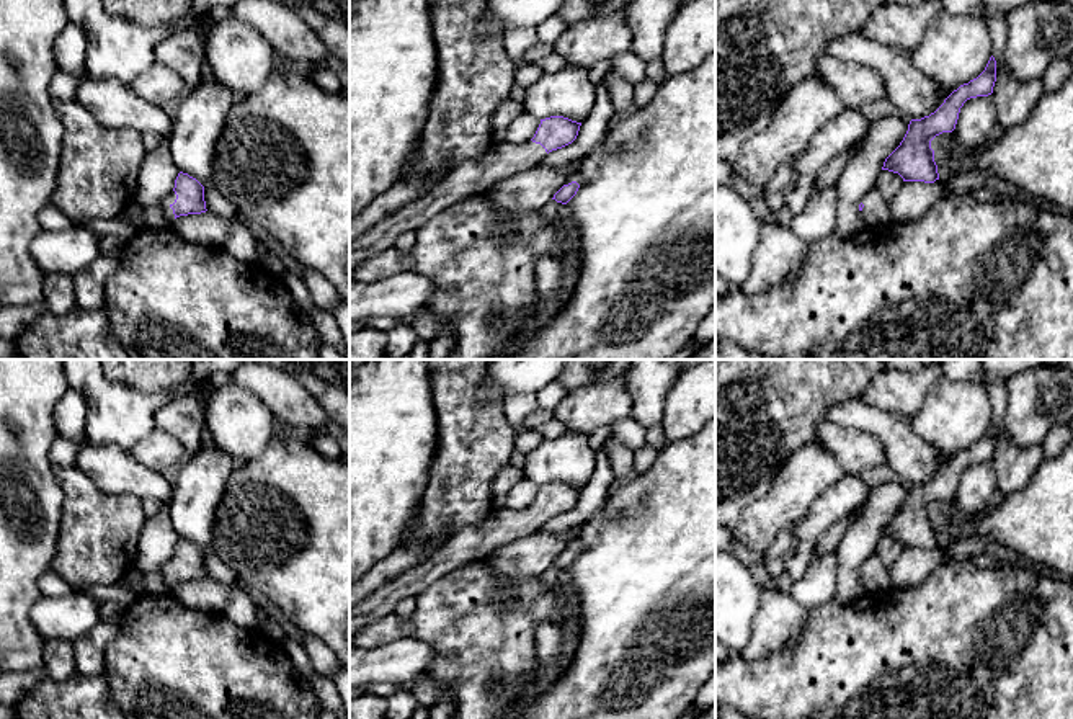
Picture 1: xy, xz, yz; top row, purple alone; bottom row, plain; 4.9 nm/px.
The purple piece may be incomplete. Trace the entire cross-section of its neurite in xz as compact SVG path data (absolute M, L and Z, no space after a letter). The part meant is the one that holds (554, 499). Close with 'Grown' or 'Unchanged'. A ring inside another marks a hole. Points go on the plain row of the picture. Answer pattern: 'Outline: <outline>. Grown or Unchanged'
Outline: M563 482L541 485L534 503L523 510L495 510L483 523L464 526L451 534L425 562L387 582L359 605L350 608L350 647L353 637L366 626L394 616L397 603L403 598L416 598L441 577L482 560L496 547L526 538L542 528L557 515L572 510L581 489Z. Grown

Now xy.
Outline: M180 538L175 554L162 567L160 577L168 588L180 582L206 578L204 552L196 544Z. Grown

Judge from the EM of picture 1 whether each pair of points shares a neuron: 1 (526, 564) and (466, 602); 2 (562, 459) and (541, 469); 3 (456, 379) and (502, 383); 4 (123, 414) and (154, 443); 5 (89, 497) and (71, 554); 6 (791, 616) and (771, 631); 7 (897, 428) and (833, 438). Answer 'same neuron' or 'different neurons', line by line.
1: different neurons
2: same neuron
3: different neurons
4: different neurons
5: same neuron
6: same neuron
7: different neurons

